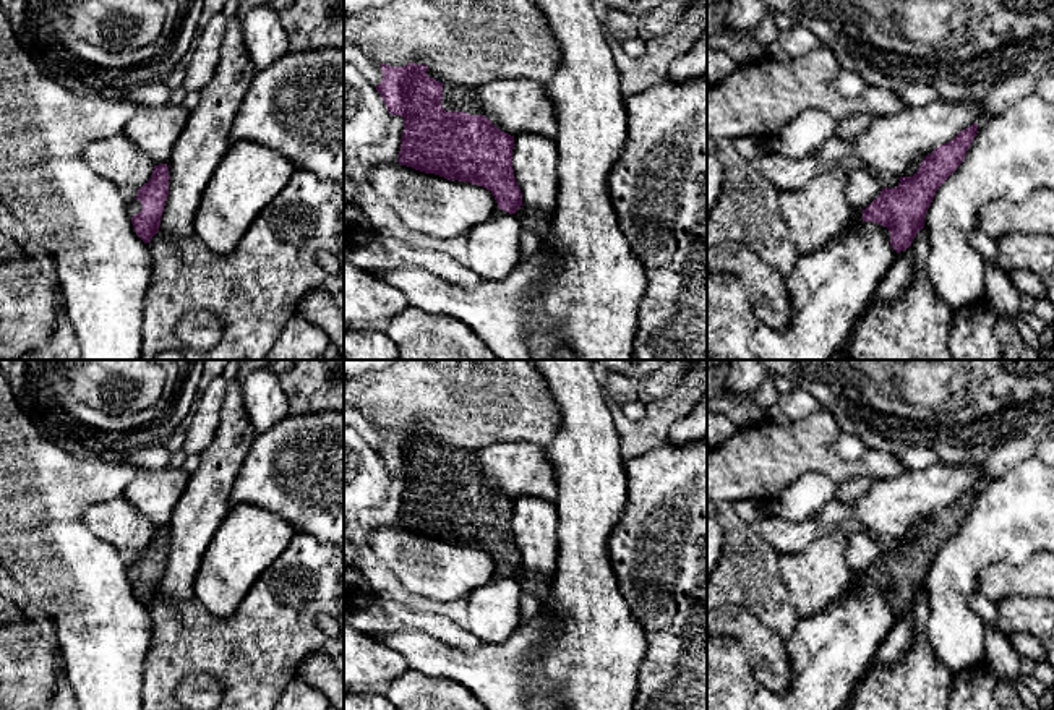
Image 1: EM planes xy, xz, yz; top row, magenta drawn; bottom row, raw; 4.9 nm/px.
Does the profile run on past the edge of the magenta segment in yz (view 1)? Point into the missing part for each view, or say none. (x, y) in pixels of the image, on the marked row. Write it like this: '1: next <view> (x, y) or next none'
1: next none

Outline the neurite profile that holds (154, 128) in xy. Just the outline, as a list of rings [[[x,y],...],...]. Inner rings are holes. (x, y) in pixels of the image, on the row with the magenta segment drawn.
[[[167,102],[141,107],[123,126],[131,139],[154,165],[167,164],[172,149],[182,135],[190,112],[183,105]]]

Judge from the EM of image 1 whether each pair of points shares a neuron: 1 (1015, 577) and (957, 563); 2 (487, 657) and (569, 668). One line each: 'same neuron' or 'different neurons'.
1: different neurons
2: same neuron

